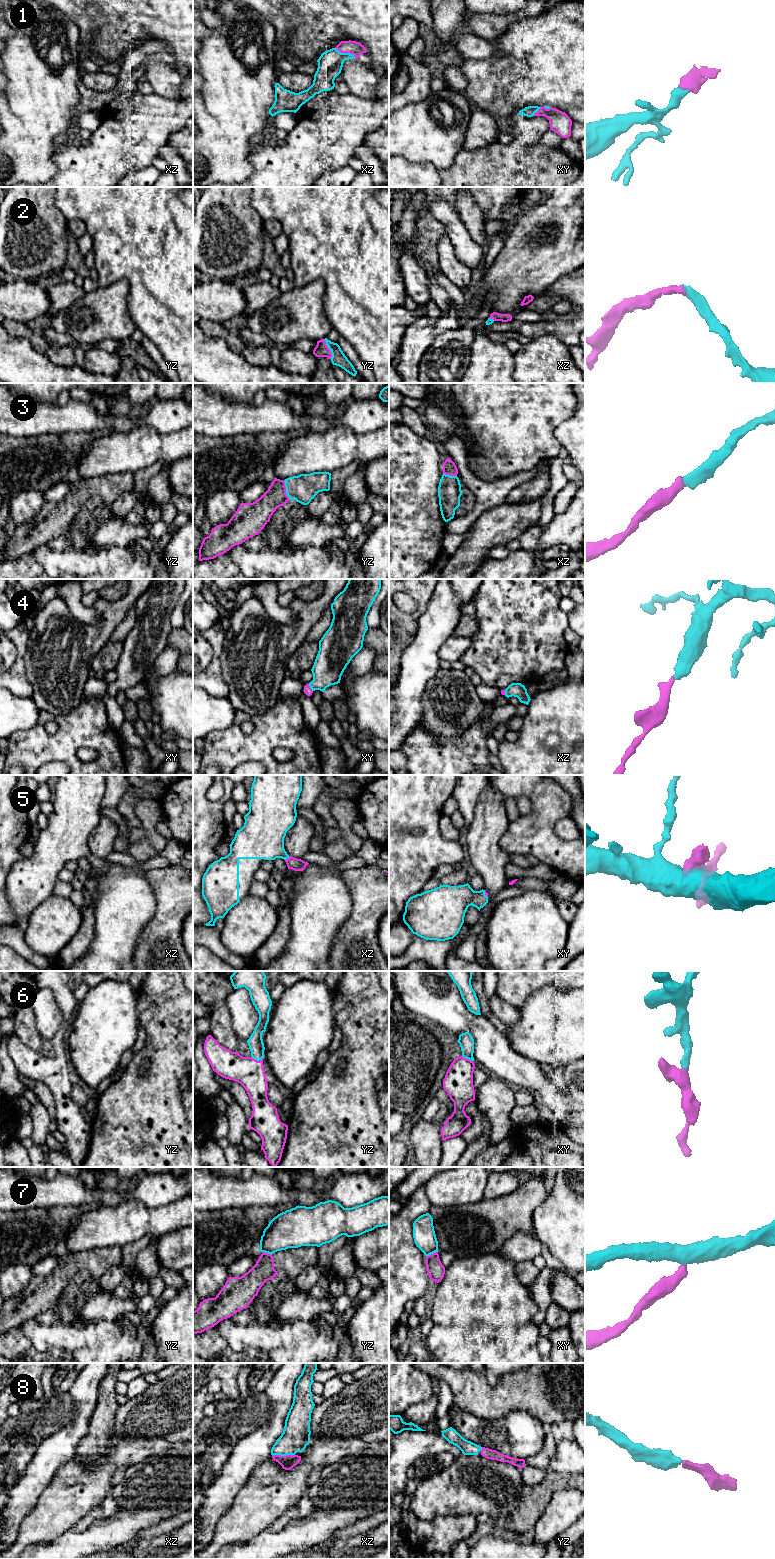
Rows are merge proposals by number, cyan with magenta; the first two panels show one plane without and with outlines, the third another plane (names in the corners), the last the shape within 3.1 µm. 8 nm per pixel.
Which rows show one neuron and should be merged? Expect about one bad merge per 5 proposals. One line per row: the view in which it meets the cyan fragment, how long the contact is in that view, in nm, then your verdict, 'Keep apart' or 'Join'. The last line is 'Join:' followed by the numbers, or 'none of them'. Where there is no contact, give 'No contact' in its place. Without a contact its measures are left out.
1: Touches cyan in xz. Shared border 190 nm. Join
2: Touches cyan in yz. Shared border 180 nm. Join
3: Touches cyan in yz. Shared border 160 nm. Join
4: Touches cyan in xy. Shared border 70 nm. Join
5: Touches cyan in xz. Shared border 50 nm. Join
6: Touches cyan in yz. Shared border 110 nm. Join
7: Touches cyan in xy. Shared border 100 nm. Keep apart
8: Touches cyan in xz. Shared border 180 nm. Join
Join: 1, 2, 3, 4, 5, 6, 8

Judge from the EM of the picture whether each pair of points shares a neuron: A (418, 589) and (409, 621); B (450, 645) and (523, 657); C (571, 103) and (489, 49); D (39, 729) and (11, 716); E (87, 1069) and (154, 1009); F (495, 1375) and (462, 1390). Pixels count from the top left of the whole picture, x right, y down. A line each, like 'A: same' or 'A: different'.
A: same
B: different
C: different
D: different
E: different
F: different

